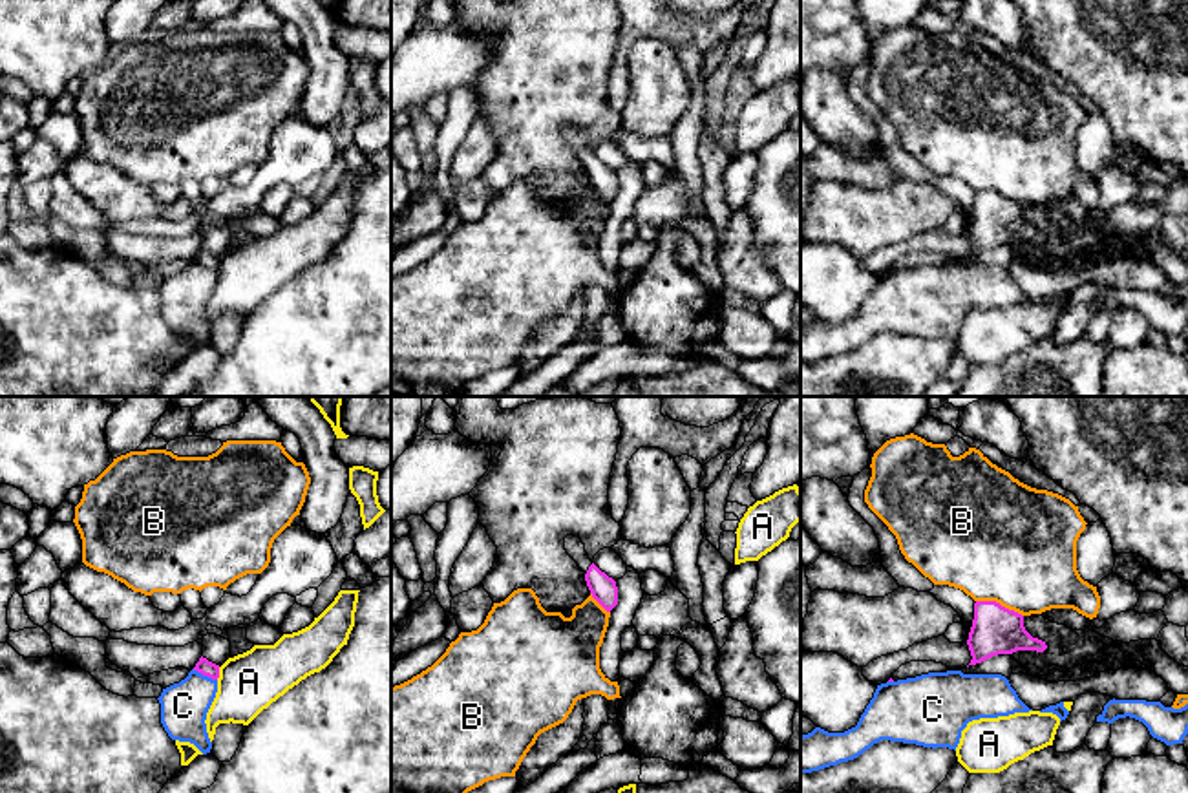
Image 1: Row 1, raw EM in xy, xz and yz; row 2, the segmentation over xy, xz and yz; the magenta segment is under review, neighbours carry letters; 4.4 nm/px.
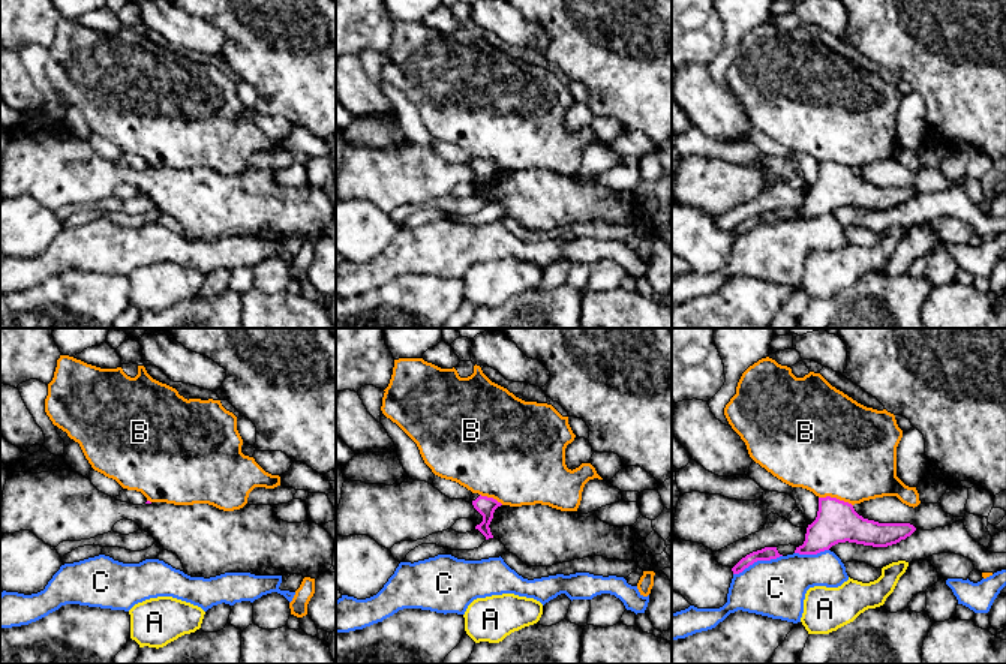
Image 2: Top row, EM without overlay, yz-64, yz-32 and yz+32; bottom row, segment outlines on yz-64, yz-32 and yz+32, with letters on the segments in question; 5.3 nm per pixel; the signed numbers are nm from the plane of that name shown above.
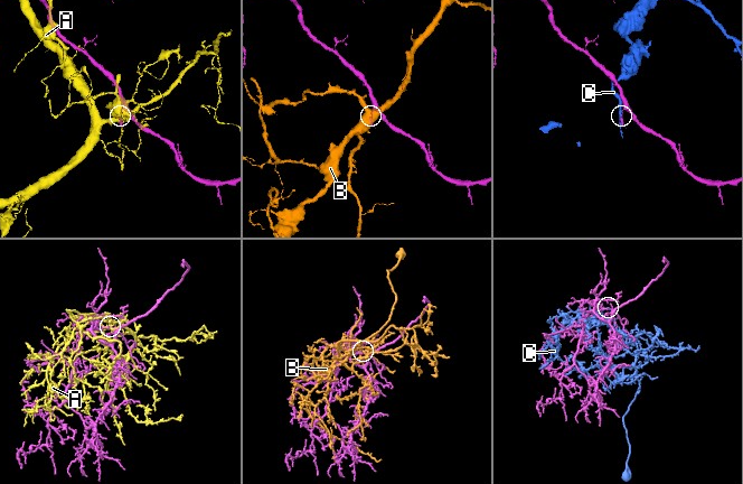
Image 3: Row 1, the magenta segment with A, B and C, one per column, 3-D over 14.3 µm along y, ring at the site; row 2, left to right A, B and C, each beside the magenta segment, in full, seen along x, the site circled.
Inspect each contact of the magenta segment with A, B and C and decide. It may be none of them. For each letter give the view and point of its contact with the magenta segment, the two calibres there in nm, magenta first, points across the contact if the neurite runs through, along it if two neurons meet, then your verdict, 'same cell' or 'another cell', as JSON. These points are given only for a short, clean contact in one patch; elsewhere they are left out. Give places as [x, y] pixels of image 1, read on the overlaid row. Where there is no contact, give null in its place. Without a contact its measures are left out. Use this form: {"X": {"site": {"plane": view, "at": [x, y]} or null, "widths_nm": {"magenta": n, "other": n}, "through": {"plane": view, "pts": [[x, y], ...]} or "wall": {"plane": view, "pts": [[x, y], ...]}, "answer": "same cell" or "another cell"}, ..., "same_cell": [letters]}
{"A": {"site": {"plane": "xy", "at": [218, 673]}, "widths_nm": {"magenta": 70, "other": 260}, "answer": "another cell"}, "B": {"site": {"plane": "yz", "at": [998, 603]}, "widths_nm": {"magenta": 220, "other": 500}, "answer": "another cell"}, "C": {"site": {"plane": "xy", "at": [205, 675]}, "widths_nm": {"magenta": 70, "other": 200}, "answer": "another cell"}, "same_cell": []}

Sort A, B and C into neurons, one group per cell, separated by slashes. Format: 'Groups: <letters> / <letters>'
Groups: A / B / C

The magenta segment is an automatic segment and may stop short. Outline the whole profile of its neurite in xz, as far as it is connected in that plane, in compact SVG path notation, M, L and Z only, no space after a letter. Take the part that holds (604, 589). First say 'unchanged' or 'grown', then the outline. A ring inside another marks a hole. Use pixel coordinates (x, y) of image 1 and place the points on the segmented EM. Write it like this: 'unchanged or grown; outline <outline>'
grown; outline M576 535L565 537L567 554L578 563L578 566L585 572L587 587L592 597L610 612L618 605L618 587L612 577L601 572L587 555L585 545Z

